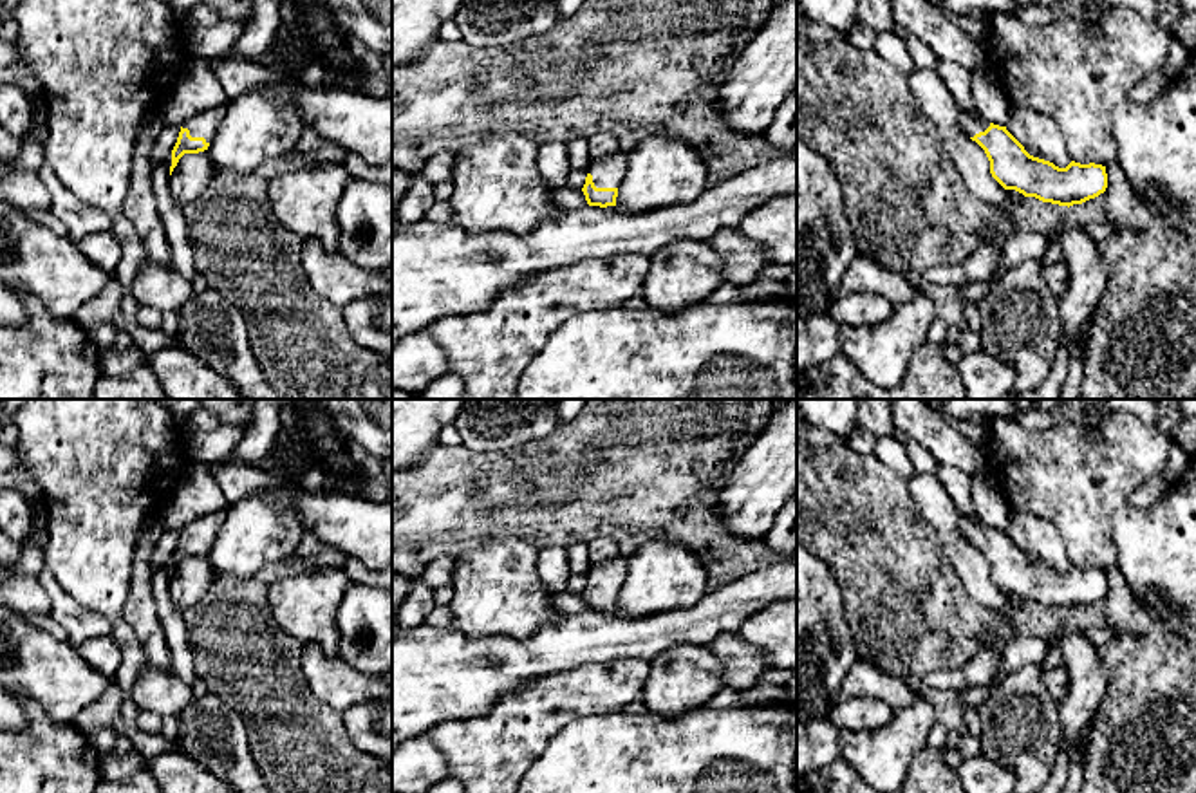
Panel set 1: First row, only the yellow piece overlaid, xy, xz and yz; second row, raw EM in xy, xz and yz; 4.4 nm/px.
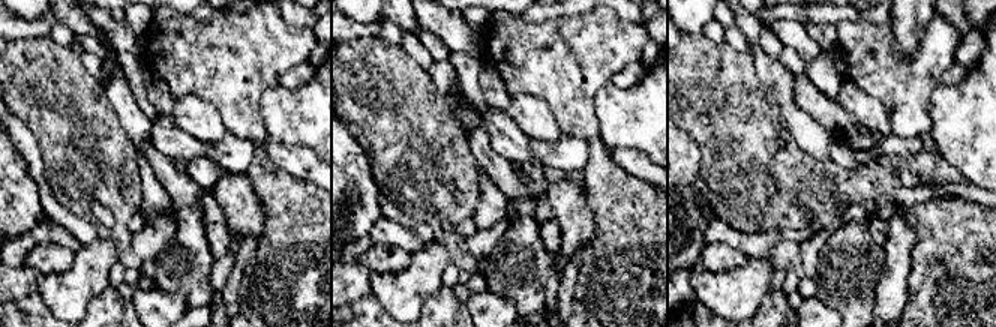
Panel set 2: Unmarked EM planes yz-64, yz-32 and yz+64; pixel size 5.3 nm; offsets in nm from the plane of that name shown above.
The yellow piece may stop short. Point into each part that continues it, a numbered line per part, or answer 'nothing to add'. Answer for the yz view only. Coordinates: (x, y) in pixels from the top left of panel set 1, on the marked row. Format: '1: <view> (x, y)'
1: yz (971, 123)

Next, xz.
1: xz (609, 172)

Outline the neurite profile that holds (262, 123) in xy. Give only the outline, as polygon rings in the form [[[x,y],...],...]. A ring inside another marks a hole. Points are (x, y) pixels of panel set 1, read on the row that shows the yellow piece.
[[[289,76],[275,87],[257,87],[224,105],[224,119],[208,146],[215,170],[251,173],[271,157],[291,152],[304,130],[291,98]]]

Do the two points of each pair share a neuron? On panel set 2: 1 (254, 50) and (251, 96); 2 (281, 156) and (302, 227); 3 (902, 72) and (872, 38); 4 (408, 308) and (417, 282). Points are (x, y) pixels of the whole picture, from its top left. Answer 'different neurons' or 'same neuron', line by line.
1: same neuron
2: different neurons
3: same neuron
4: same neuron

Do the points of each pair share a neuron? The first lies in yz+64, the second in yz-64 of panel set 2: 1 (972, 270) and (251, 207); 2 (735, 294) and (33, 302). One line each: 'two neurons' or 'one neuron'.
1: two neurons
2: two neurons

